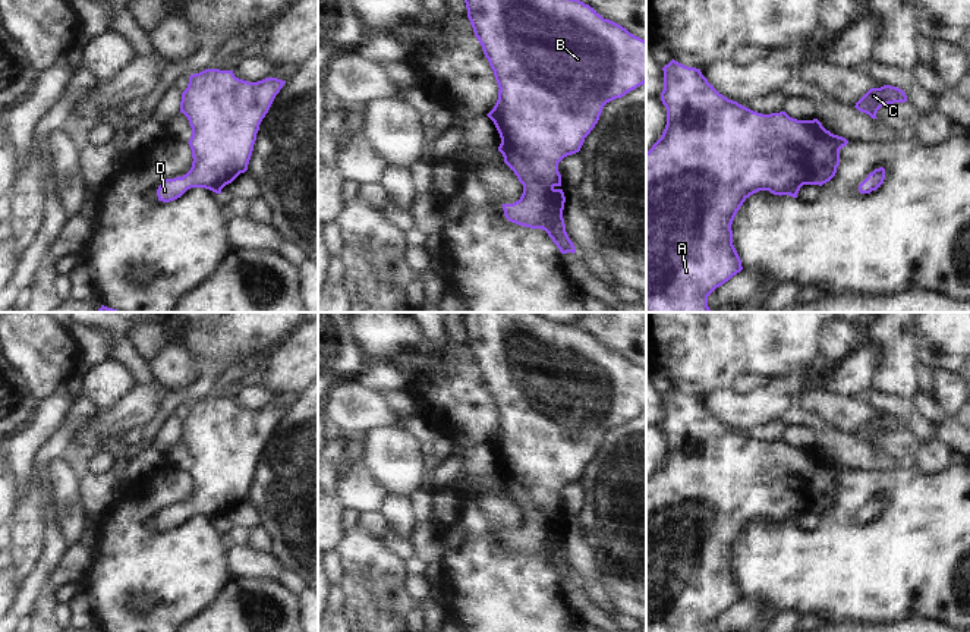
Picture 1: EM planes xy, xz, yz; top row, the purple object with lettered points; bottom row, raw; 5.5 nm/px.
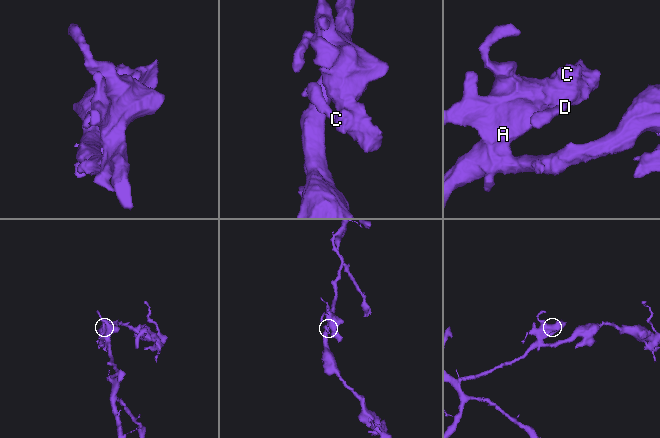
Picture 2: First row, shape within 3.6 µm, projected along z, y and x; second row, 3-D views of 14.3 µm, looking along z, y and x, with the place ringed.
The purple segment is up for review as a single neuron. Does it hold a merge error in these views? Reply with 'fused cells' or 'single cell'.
single cell

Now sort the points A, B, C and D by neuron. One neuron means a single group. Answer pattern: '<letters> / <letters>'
A B C D

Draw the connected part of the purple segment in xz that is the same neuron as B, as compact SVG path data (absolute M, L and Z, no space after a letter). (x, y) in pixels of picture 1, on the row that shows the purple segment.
M464 0L464 3L475 37L482 45L484 54L488 59L491 69L494 70L494 76L500 88L498 100L486 116L494 122L500 133L501 144L498 147L498 151L503 154L504 163L514 172L519 182L523 185L523 194L519 201L513 204L503 204L504 216L508 221L519 226L545 230L561 254L574 254L576 246L566 232L563 218L566 196L563 189L560 188L561 174L558 172L558 163L564 157L580 151L585 138L598 123L602 109L607 103L624 97L627 92L646 82L646 41L630 34L621 25L610 19L604 19L593 7L585 4L580 0Z

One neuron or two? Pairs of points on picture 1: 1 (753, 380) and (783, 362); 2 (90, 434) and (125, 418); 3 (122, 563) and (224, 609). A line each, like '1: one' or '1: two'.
1: two
2: one
3: two

